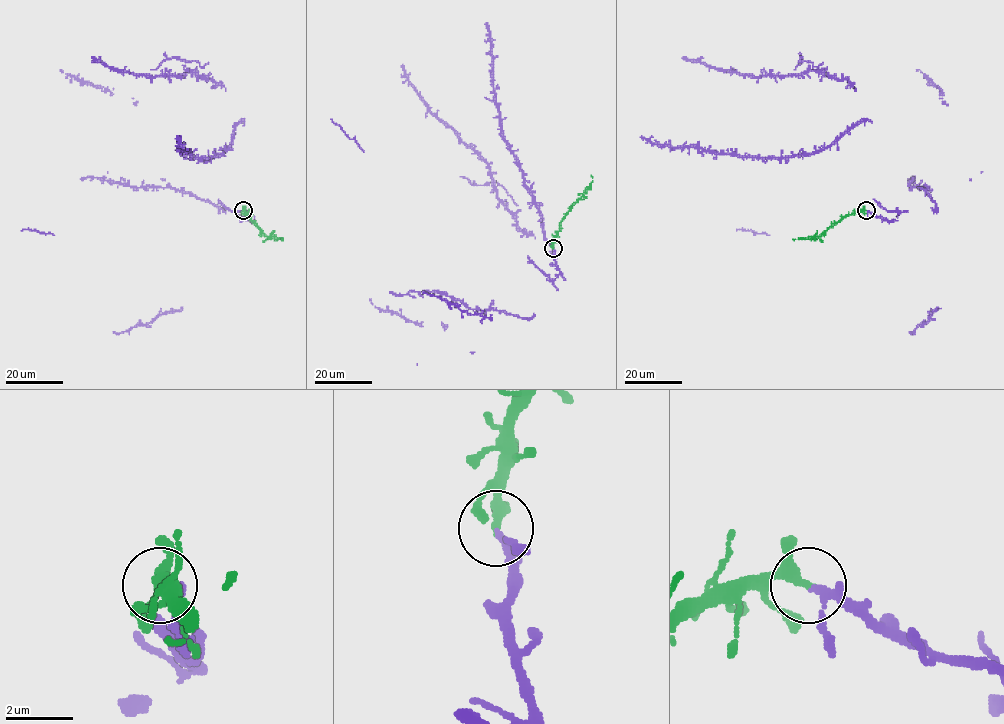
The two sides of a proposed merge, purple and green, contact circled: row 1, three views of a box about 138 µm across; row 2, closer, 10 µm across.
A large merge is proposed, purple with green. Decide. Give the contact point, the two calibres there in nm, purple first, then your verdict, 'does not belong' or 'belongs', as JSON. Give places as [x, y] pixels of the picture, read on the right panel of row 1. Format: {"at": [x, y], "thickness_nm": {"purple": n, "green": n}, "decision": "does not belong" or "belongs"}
{"at": [866, 210], "thickness_nm": {"purple": 150, "green": 240}, "decision": "belongs"}

